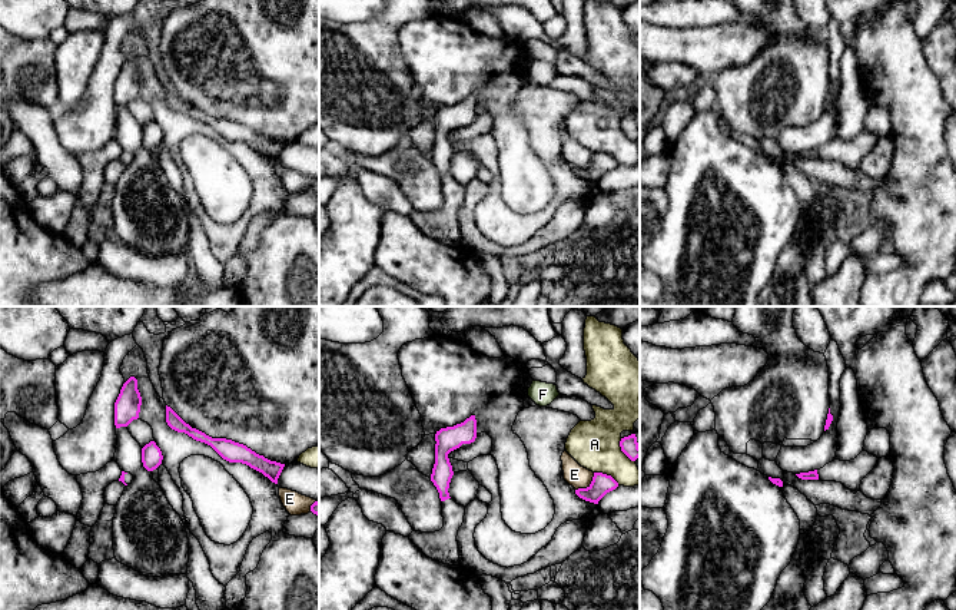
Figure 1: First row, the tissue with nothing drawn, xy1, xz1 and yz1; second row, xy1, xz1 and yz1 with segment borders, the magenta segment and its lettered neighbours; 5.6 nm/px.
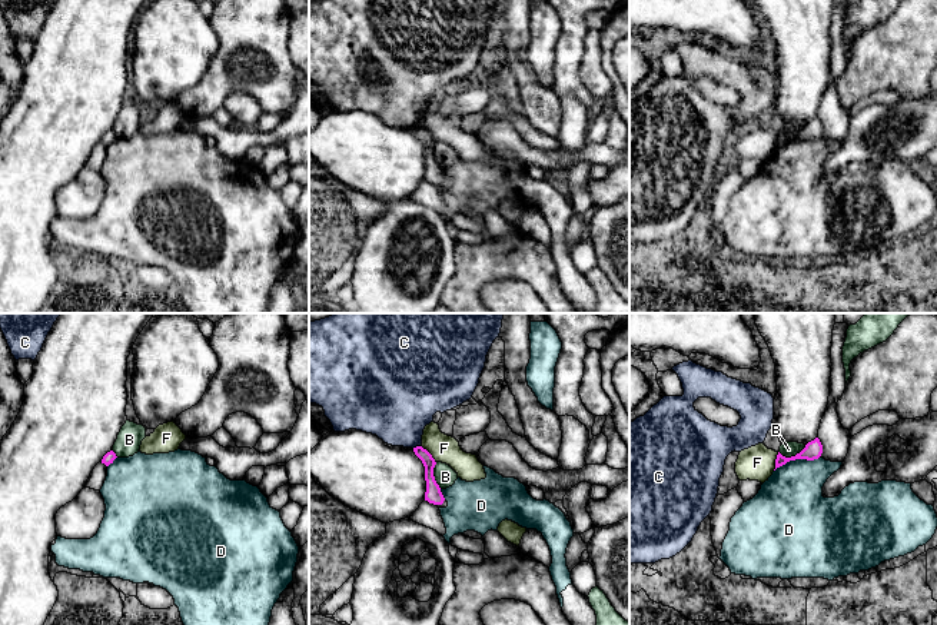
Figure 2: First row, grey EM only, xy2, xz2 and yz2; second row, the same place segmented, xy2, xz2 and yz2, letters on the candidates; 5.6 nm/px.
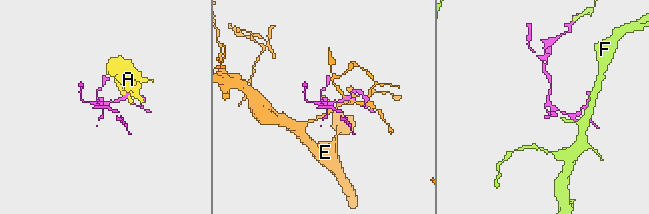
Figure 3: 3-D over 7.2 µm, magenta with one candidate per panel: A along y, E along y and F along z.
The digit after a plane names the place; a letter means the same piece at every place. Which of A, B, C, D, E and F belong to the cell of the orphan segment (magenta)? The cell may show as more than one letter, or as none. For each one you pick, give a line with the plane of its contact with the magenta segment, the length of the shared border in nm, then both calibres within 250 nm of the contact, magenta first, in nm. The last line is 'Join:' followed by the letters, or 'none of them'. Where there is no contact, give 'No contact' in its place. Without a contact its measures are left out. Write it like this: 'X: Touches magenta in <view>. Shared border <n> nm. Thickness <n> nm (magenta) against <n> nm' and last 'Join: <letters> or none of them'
Join: none of them

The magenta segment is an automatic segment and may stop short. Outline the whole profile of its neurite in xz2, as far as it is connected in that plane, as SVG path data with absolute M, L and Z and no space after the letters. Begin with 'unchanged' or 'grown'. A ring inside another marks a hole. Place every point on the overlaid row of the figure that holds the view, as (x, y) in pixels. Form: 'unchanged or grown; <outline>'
unchanged; M422 446L413 448L413 452L422 461L422 463L425 466L425 481L426 481L425 501L428 501L429 503L433 503L433 505L442 505L445 498L433 476L433 468L436 465L435 459Z

